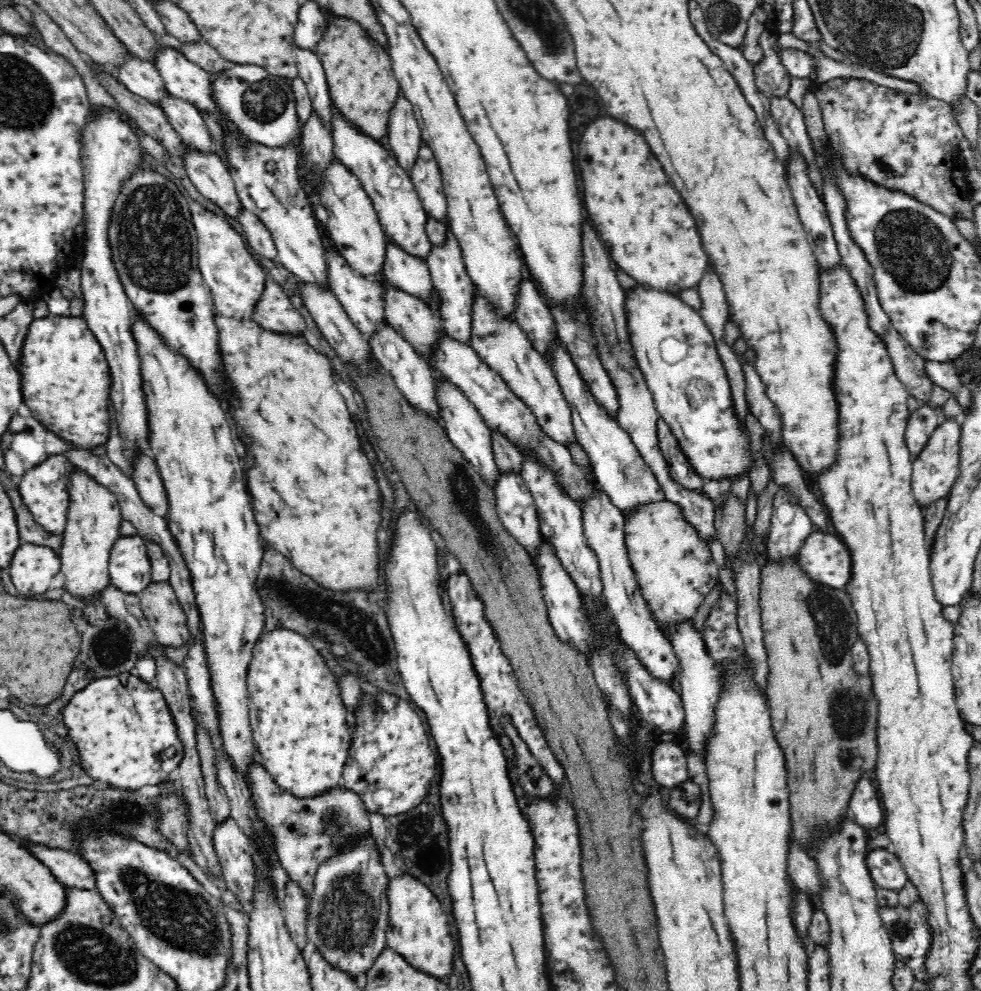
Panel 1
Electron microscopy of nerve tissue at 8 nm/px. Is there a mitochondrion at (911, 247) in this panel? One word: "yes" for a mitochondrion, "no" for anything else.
yes

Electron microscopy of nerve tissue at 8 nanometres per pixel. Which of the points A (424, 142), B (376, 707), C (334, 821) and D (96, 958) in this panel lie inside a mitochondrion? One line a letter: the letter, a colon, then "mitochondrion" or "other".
A: other
B: mitochondrion
C: mitochondrion
D: mitochondrion

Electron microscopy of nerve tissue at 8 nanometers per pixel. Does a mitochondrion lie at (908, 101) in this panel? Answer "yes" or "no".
no

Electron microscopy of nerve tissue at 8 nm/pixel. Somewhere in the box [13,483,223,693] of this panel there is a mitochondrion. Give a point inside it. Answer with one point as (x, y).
(109, 655)

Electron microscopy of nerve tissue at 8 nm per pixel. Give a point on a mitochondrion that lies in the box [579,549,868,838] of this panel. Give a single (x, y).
(833, 627)

